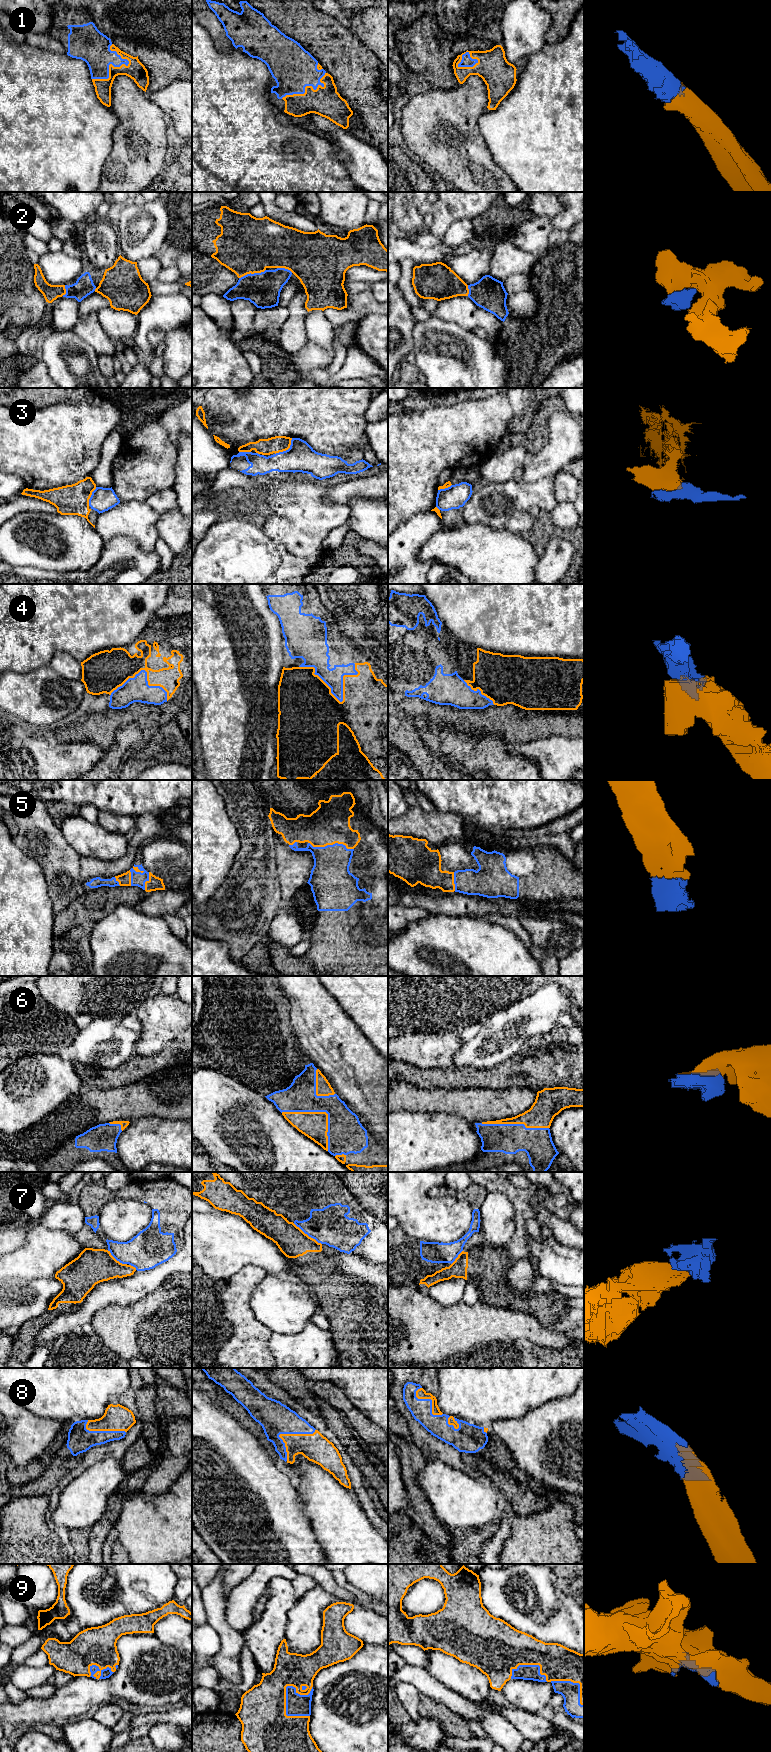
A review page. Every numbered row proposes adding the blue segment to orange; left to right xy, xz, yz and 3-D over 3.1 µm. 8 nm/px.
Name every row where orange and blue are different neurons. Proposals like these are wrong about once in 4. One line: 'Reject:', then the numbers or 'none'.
Reject: 3, 7

